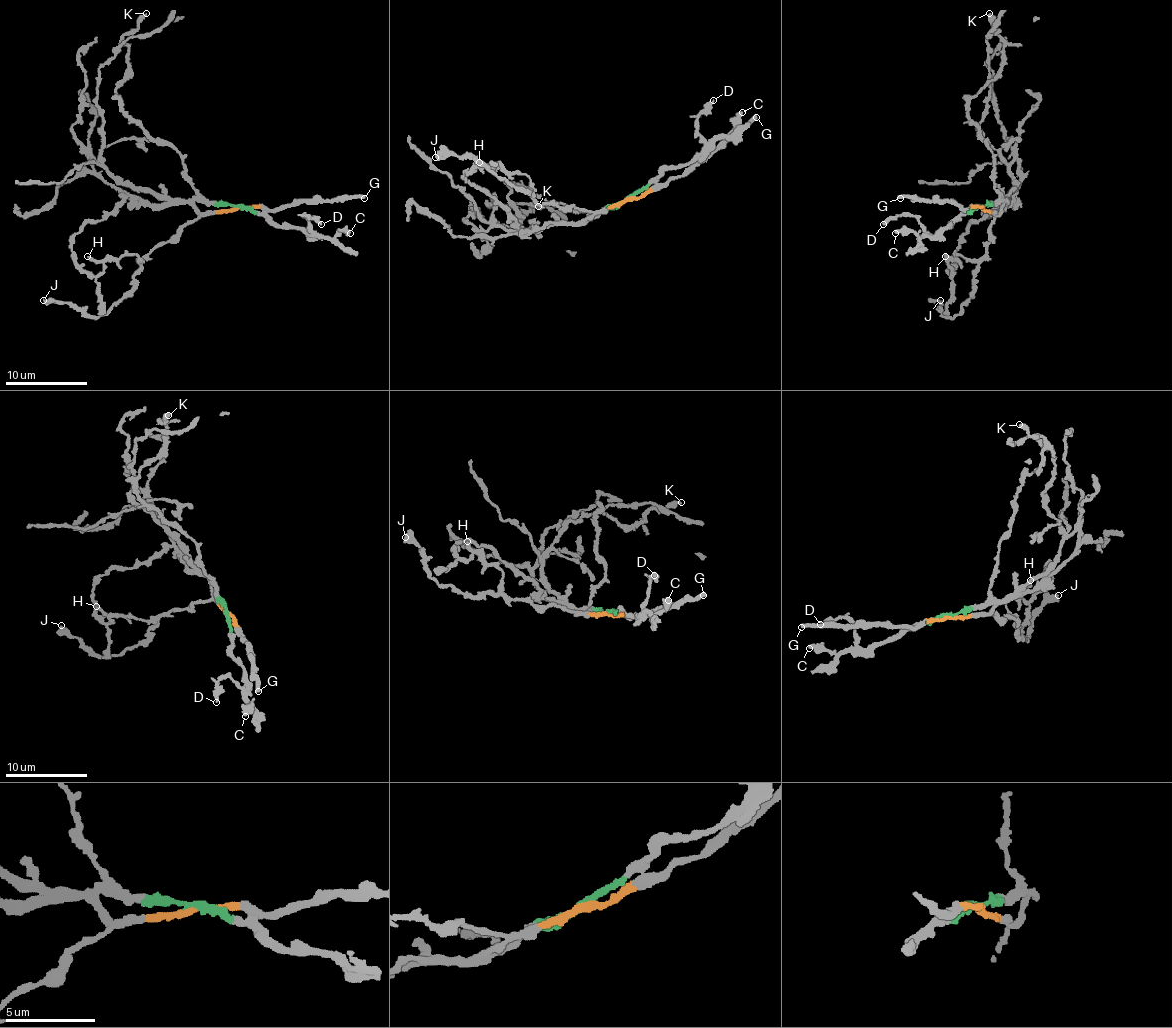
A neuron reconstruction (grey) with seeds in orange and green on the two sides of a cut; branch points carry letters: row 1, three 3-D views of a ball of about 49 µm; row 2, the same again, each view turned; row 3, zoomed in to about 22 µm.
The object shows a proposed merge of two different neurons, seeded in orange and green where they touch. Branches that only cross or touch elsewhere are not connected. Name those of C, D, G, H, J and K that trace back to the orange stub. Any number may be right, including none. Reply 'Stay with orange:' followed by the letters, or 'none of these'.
Stay with orange: G, H, J

